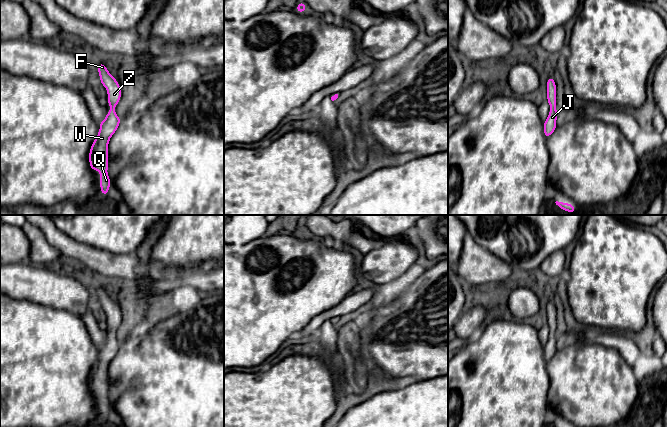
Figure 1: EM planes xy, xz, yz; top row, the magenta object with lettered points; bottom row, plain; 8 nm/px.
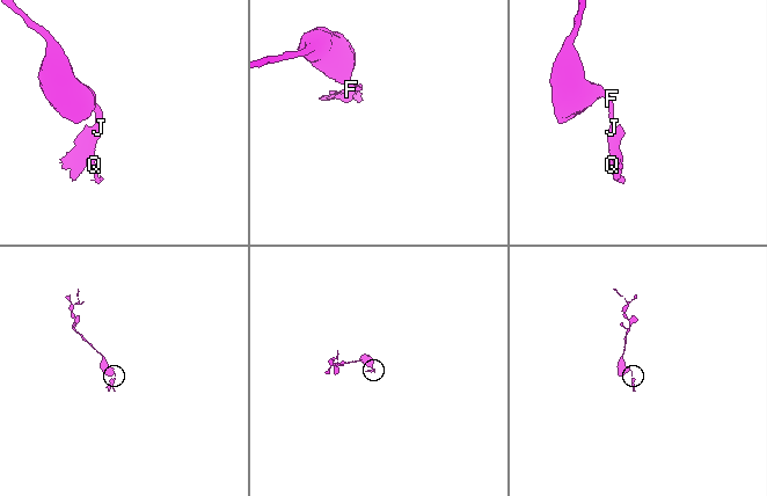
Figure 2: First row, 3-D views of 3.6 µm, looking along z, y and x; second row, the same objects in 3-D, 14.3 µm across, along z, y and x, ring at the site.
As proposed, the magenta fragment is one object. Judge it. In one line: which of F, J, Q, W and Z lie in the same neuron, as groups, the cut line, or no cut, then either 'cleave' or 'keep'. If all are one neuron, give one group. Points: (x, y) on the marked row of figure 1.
F J Q W Z | no cut | keep

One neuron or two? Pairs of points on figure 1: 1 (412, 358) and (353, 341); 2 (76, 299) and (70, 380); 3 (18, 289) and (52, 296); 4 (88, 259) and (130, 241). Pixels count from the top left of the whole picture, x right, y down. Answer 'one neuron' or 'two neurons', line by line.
1: two neurons
2: two neurons
3: one neuron
4: two neurons

